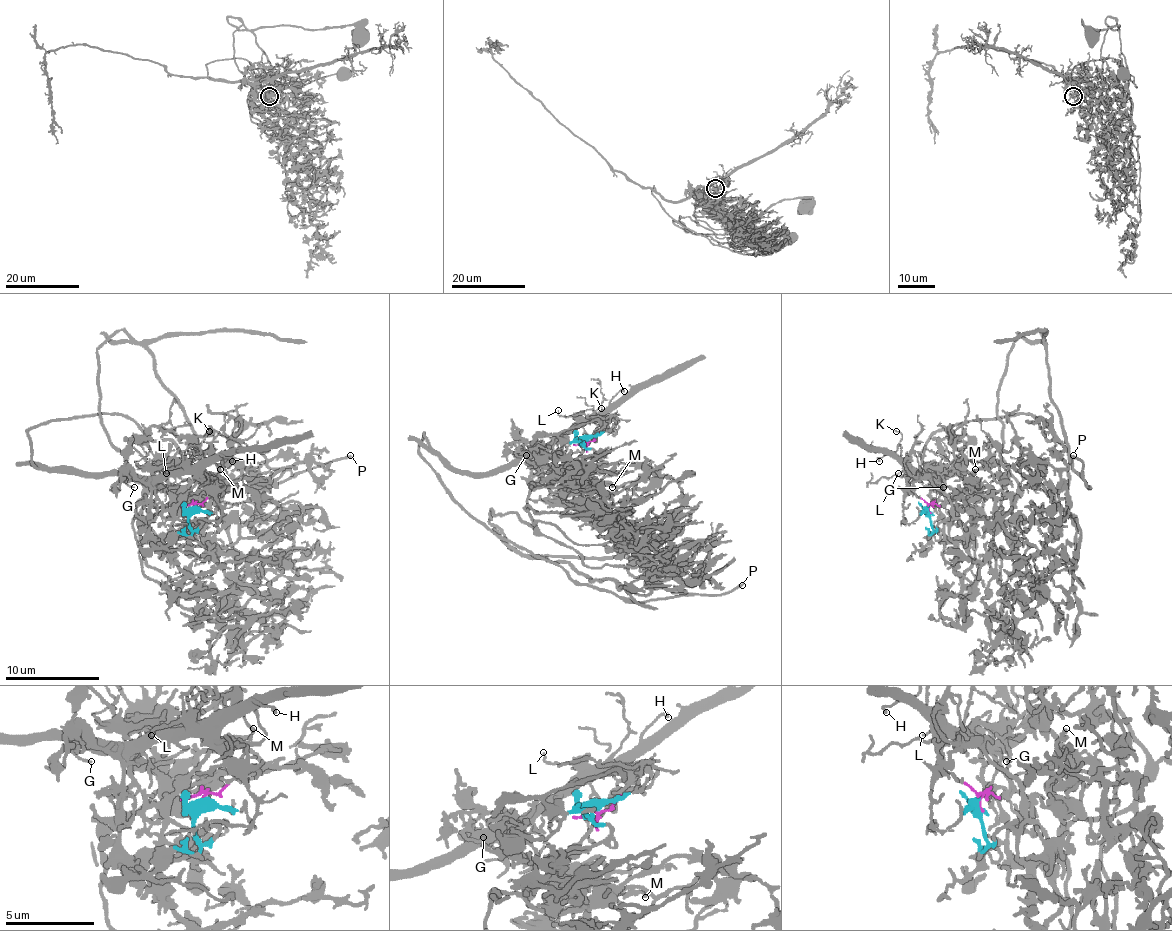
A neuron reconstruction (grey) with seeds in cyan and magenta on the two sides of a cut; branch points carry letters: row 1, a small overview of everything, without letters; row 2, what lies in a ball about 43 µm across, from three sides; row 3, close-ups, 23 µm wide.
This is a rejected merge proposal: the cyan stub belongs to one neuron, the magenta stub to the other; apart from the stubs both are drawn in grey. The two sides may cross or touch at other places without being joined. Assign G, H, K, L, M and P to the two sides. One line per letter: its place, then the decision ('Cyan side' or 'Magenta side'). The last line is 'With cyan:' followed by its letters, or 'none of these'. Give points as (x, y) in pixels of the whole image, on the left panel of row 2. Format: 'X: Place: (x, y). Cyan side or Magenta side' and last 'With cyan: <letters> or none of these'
G: Place: (134, 487). Magenta side
H: Place: (232, 461). Magenta side
K: Place: (209, 431). Magenta side
L: Place: (166, 473). Magenta side
M: Place: (220, 469). Cyan side
P: Place: (350, 455). Magenta side
With cyan: M

